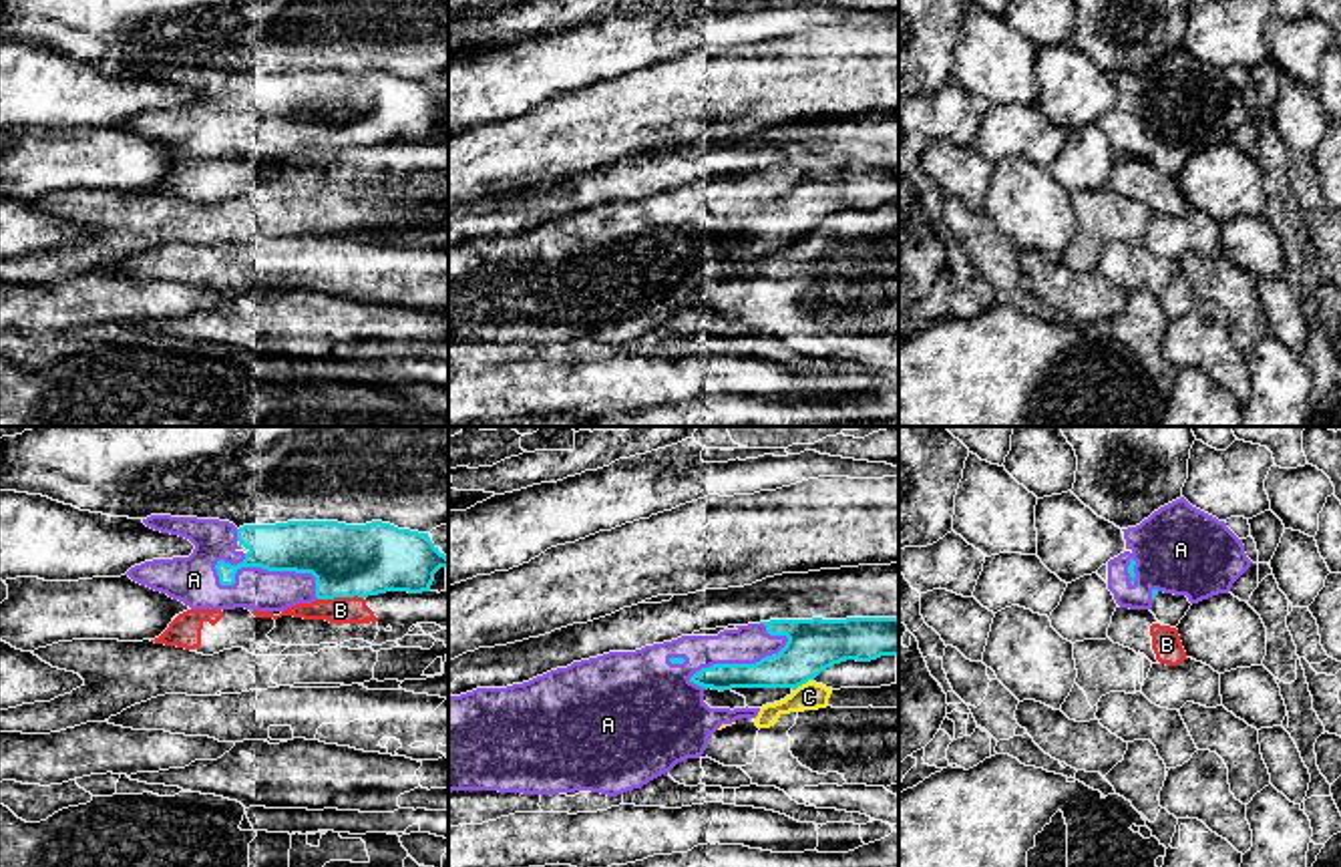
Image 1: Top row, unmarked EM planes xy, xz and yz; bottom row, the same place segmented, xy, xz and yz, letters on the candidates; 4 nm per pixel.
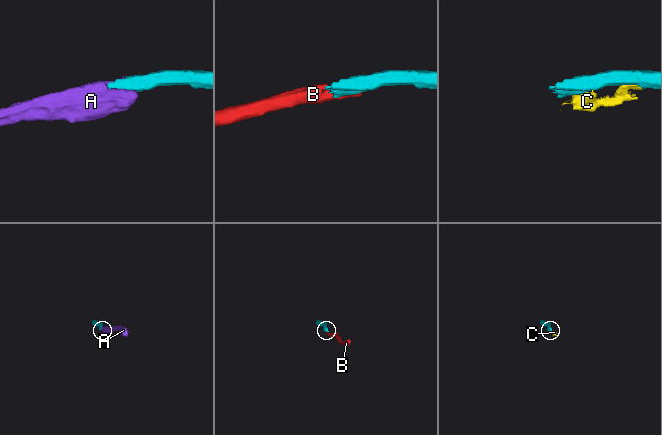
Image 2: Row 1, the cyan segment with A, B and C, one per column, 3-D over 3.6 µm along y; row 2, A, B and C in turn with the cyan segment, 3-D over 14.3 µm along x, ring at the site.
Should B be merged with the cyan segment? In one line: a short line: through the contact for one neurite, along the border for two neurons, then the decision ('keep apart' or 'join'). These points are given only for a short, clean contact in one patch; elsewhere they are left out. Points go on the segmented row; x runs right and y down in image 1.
keep apart

